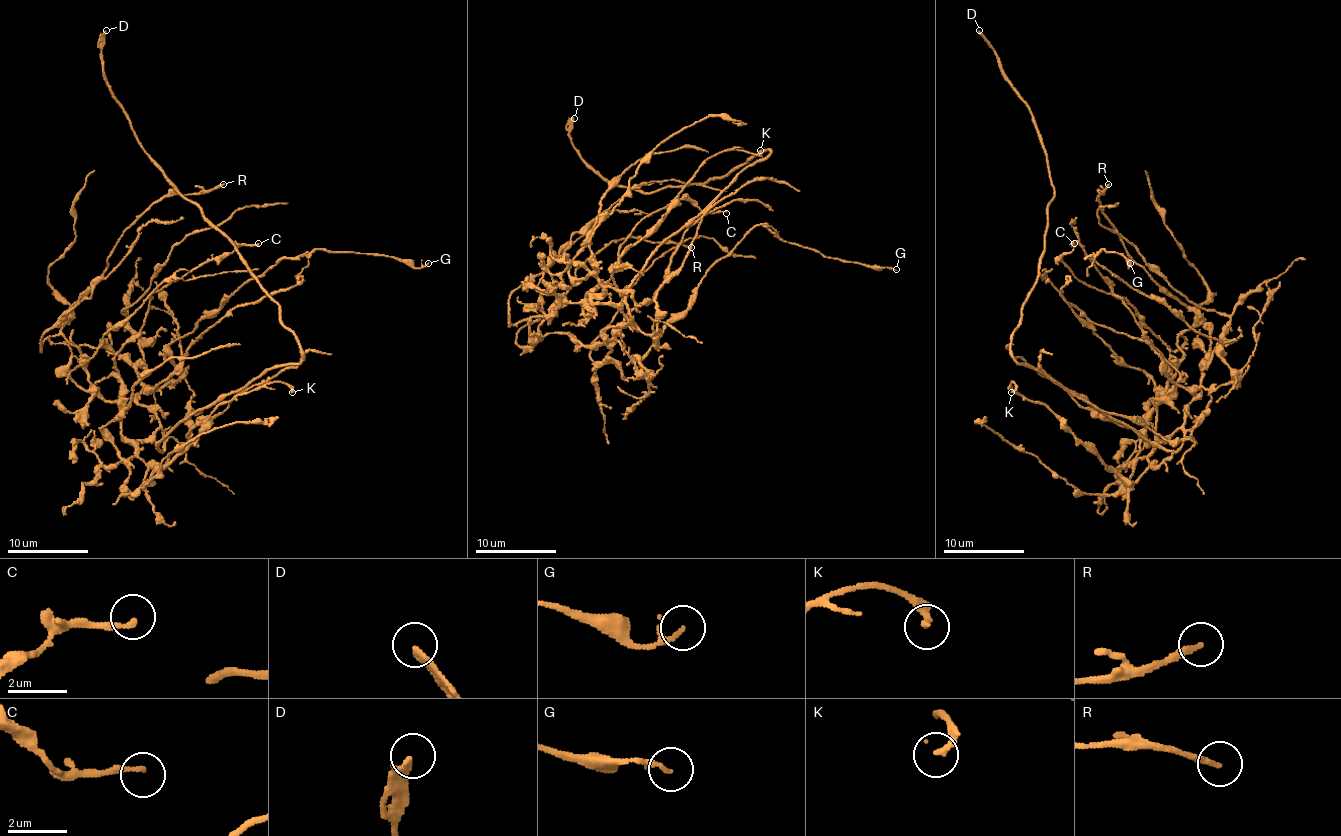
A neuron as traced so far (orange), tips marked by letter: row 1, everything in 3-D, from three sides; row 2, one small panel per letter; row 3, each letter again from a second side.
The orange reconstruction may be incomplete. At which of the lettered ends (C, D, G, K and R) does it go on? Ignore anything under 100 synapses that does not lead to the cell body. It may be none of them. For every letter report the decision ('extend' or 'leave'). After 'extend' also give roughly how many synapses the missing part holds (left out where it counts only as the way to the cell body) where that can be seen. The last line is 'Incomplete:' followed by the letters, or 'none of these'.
C: leave
D: extend
G: leave
K: leave
R: leave
Incomplete: D

